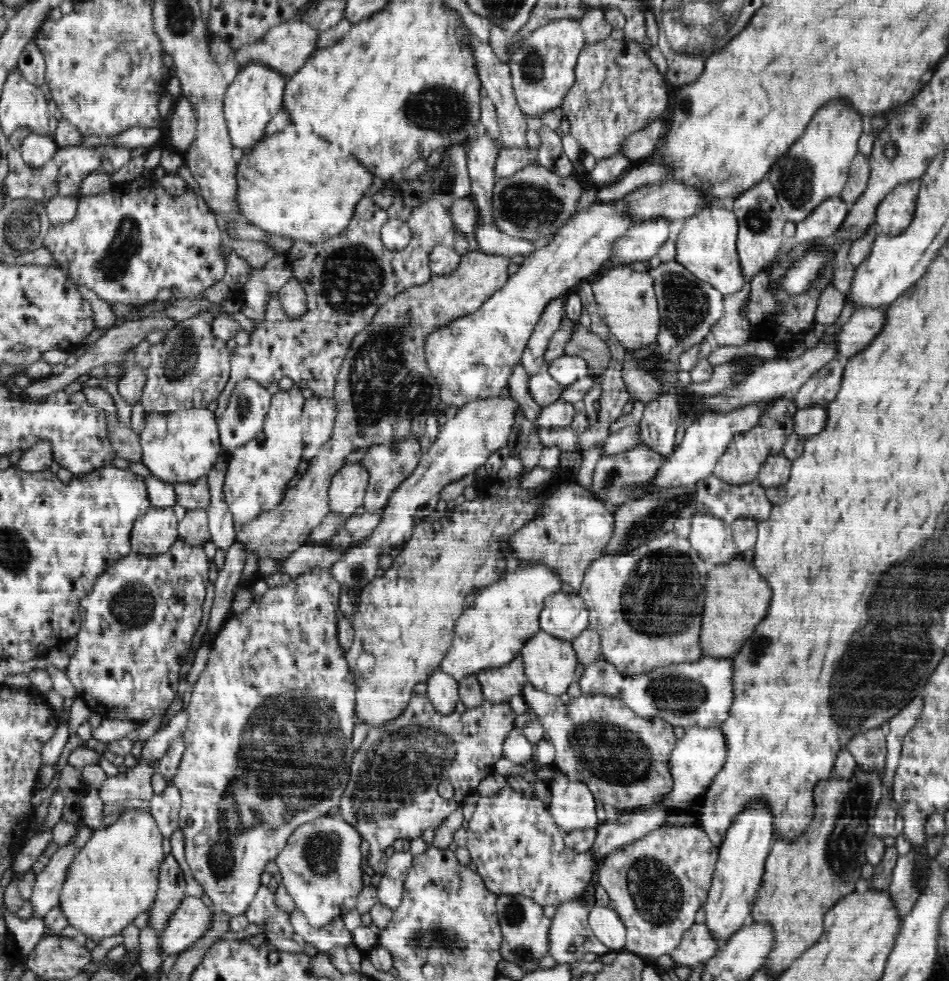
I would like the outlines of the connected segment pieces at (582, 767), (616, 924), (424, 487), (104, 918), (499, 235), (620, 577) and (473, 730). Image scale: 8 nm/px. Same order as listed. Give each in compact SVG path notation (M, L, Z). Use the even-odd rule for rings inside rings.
M526 684L522 690L528 708L540 719L548 740L555 746L554 767L565 773L570 780L578 780L589 787L596 800L610 804L623 812L633 812L660 803L672 792L672 775L668 770L671 750L678 742L674 727L662 717L640 717L623 700L600 695L582 694L579 698L561 700L560 696L545 694Z
M594 905L590 908L588 922L594 937L604 942L606 948L610 951L624 951L624 942L627 937L626 926L612 907Z
M512 395L478 399L460 407L454 418L441 426L435 441L422 454L412 474L390 494L380 516L380 524L376 524L376 528L364 540L354 541L341 553L340 560L332 564L330 573L340 582L340 586L357 591L374 580L379 568L379 556L384 552L394 554L402 544L410 540L418 523L437 514L436 504L440 500L442 487L472 474L484 466L496 450L507 446L518 407L518 401L512 399Z
M127 811L114 824L94 830L84 847L75 854L60 891L59 906L67 924L84 934L89 945L120 935L122 930L132 924L134 918L138 918L138 914L148 911L152 906L158 892L159 870L165 857L162 849L163 837L150 812Z
M478 221L476 236L479 248L484 252L508 252L508 256L529 257L535 252L535 242L518 239L498 231L494 224Z
M674 530L630 551L612 556L603 554L592 560L584 572L578 594L588 609L589 627L600 635L602 658L622 675L634 676L660 667L698 662L704 657L699 636L709 568L689 539L678 536Z
M414 695L406 710L396 720L382 724L380 728L370 728L366 738L351 758L350 782L338 805L339 816L353 826L368 842L368 866L375 873L383 873L387 862L384 850L398 838L412 841L420 838L424 830L434 830L440 826L450 814L463 805L468 796L477 793L477 788L483 778L494 773L494 764L503 757L502 744L514 728L513 710L510 702L492 704L484 700L476 706L476 710L466 710L464 714L454 712L449 716L442 716L436 711L431 700L424 696ZM448 780L454 787L455 796L446 800L438 794L438 785Z

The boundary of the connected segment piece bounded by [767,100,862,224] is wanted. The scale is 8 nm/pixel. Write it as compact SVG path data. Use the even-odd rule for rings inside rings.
M827 104L828 108L820 108L816 116L812 116L810 124L804 129L803 136L792 143L786 155L774 164L768 173L768 180L776 190L778 203L788 221L802 223L826 200L840 197L849 177L850 164L858 152L858 142L862 134L862 115L852 110L852 104Z

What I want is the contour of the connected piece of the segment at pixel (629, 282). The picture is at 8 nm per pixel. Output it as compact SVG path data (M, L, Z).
M618 266L609 270L606 274L599 275L591 283L594 300L596 300L596 310L602 322L608 326L610 334L616 336L616 340L626 351L633 351L642 347L647 347L656 341L660 330L660 310L654 281L648 271L637 272L630 266Z

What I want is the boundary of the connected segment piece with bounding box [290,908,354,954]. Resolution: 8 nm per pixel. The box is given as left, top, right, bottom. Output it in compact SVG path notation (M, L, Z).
M300 909L290 913L290 922L294 933L305 940L307 948L312 952L326 953L336 947L354 946L351 932L346 928L342 917L331 920L327 927L314 929L308 918Z

